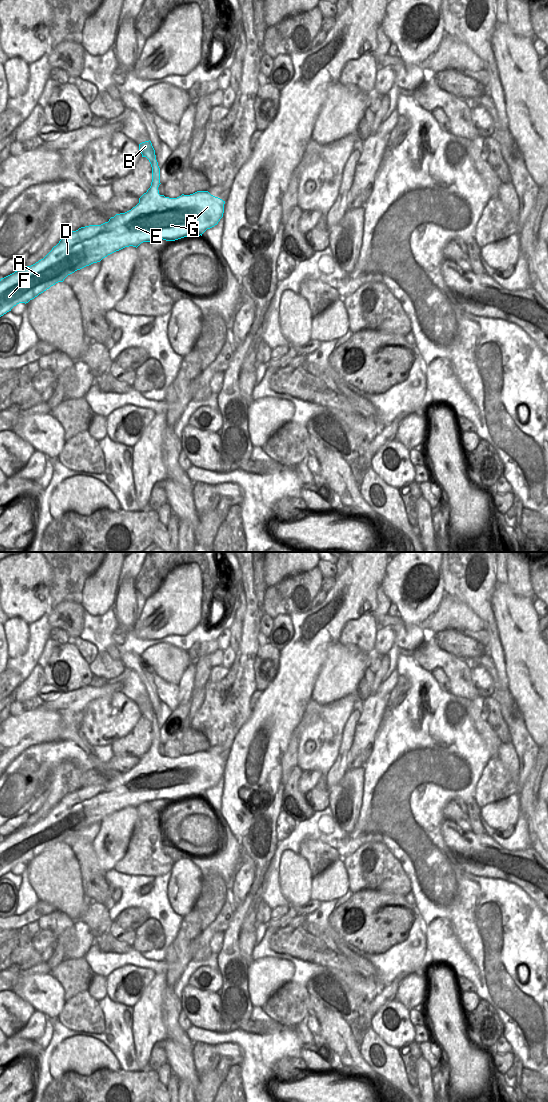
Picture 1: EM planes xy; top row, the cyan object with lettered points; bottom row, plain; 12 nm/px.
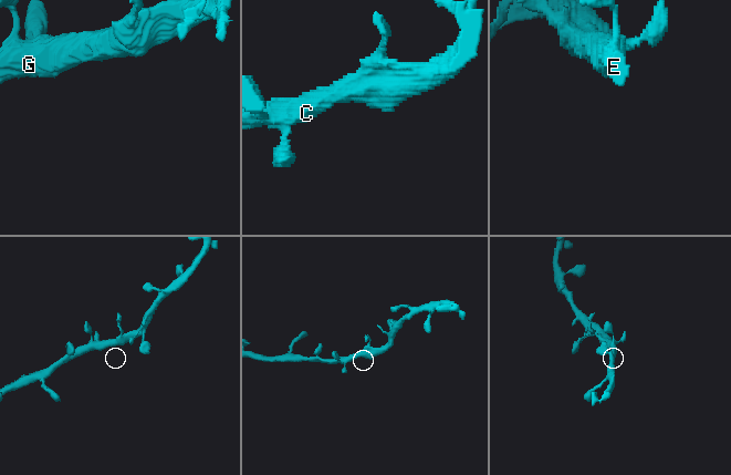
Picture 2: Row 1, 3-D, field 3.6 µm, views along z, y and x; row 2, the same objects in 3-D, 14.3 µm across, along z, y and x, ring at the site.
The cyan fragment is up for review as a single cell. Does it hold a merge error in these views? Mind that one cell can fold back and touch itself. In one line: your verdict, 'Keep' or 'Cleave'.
Keep

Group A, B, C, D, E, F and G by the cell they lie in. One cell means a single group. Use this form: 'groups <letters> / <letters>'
groups A B C D E F G

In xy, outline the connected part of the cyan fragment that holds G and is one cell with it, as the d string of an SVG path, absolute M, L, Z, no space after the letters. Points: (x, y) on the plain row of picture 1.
M151 701L139 704L142 717L146 717L152 727L150 748L139 758L139 763L131 770L116 774L101 785L81 787L65 795L59 803L41 820L31 826L22 826L14 833L0 839L0 877L11 871L19 863L28 863L51 846L86 826L100 822L108 815L125 807L138 807L143 802L156 799L175 801L202 794L218 784L223 777L225 761L208 751L197 751L190 755L169 758L159 754L160 728Z

